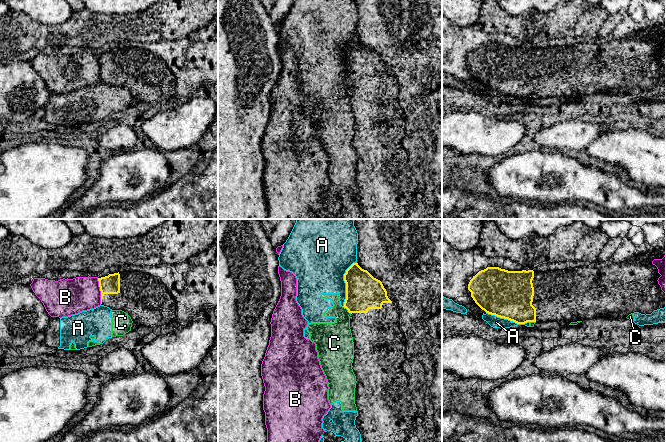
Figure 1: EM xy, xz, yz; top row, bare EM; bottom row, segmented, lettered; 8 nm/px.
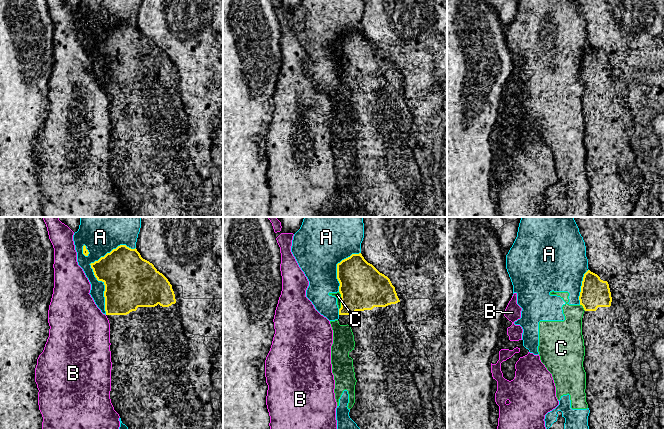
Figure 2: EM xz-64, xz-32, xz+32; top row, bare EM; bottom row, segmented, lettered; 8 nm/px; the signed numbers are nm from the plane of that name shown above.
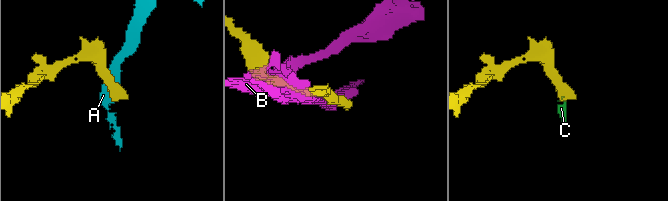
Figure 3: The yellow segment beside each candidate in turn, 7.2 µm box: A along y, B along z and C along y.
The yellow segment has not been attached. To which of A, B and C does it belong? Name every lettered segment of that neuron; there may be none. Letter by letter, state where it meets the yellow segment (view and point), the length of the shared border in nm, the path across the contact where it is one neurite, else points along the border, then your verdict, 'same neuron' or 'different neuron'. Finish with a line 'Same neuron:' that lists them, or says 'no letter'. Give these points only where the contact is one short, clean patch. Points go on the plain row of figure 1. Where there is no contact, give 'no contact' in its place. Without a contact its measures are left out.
A: meets yellow in xz at (345, 58); contact 380 nm long; different neuron
B: meets yellow in xy at (100, 66); contact 220 nm long; different neuron
C: meets yellow in xz at (347, 85); contact 90 nm long; border along xz (343, 82), (351, 89); different neuron
Same neuron: no letter

